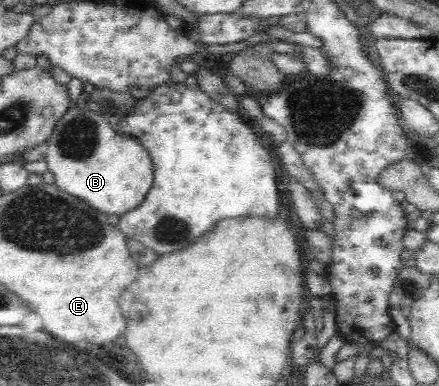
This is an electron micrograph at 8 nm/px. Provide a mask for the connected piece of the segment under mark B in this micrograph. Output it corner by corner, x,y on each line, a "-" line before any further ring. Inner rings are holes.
73,104
42,148
58,189
80,197
106,215
124,215
136,209
152,187
153,163
146,148
138,140
117,132
105,116
87,107

